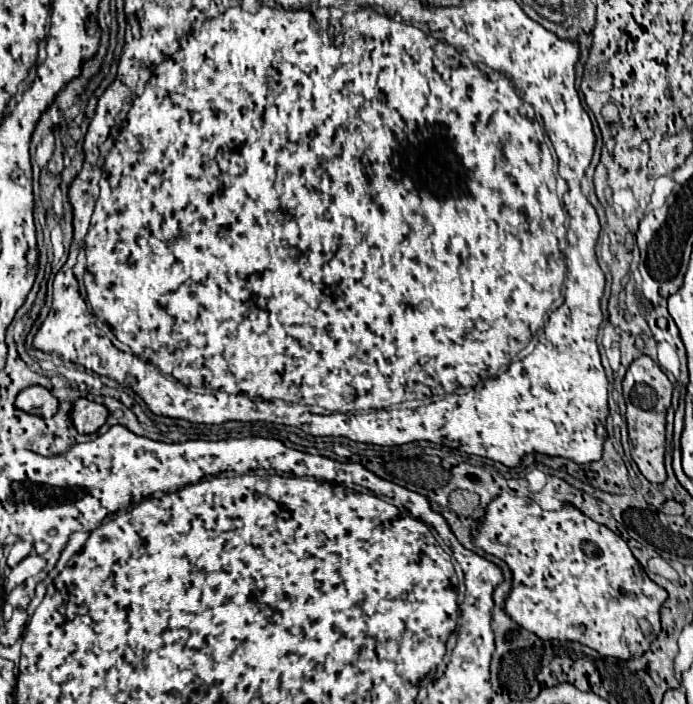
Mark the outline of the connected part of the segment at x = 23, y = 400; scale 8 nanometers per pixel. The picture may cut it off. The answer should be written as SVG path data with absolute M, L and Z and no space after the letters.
M30 386L30 388L24 388L18 394L16 408L24 410L28 414L50 418L58 410L58 400L46 388L42 388L42 386Z

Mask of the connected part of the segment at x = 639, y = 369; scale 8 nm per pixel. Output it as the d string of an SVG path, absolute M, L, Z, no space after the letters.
M640 356L636 358L622 382L622 392L626 400L626 420L628 420L628 434L632 444L632 460L638 464L640 472L652 484L662 484L666 480L664 470L664 448L666 448L666 410L672 402L672 384L662 368L650 358Z

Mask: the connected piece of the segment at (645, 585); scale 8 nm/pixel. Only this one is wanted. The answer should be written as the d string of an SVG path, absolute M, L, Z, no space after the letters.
M500 494L490 502L482 526L474 532L474 544L502 558L512 568L514 588L506 600L506 612L522 628L542 640L572 640L594 648L602 656L634 660L648 650L650 642L660 632L660 606L668 596L666 590L646 576L620 536L572 506L546 512L532 500Z

